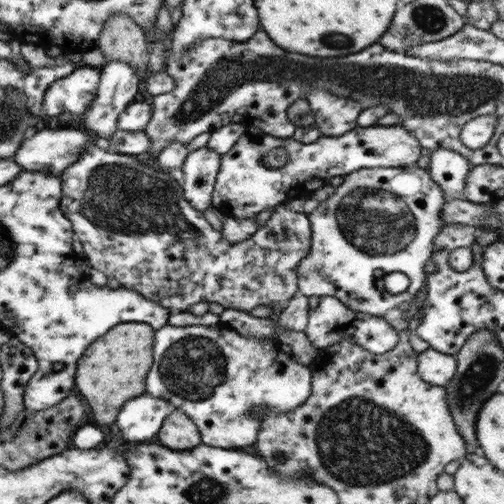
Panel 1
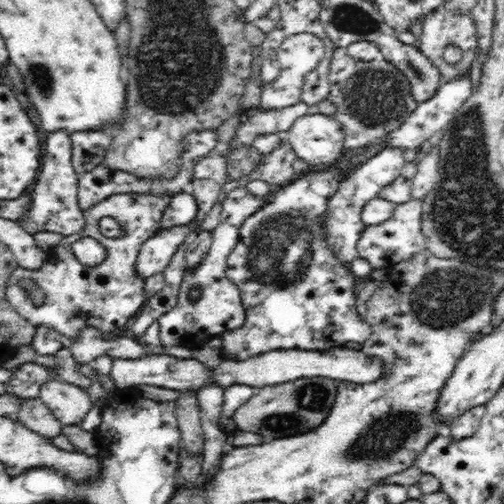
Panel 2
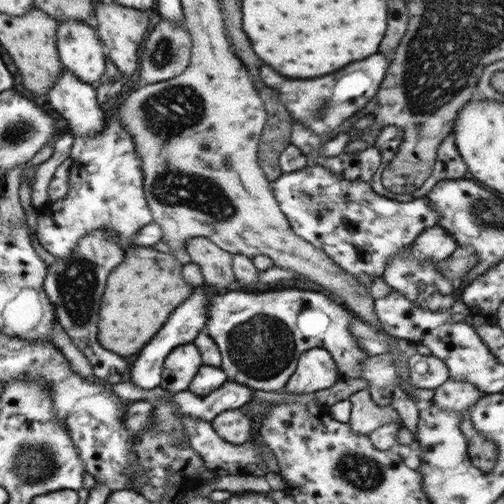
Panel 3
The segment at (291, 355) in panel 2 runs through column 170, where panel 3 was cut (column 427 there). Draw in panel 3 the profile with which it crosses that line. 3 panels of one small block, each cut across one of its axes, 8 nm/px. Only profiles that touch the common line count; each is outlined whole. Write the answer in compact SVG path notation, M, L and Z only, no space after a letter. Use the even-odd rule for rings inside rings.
M411 352L407 358L407 370L409 370L411 384L415 388L437 390L449 380L449 370L445 362L435 356L423 356L423 354Z

